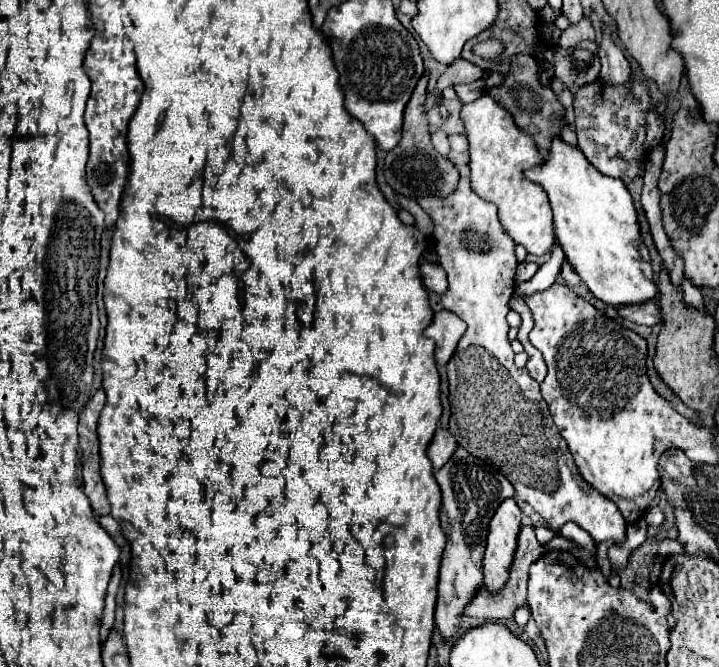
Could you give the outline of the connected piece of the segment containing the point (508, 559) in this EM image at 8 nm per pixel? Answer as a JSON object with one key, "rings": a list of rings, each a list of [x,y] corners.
{"rings":[[[508,498],[500,504],[488,526],[488,544],[484,552],[484,586],[494,596],[506,586],[510,564],[514,560],[514,548],[518,546],[522,512],[518,504]]]}

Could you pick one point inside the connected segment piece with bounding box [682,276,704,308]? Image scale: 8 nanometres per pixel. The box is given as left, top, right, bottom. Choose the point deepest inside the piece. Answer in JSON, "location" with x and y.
{"location":[692,294]}

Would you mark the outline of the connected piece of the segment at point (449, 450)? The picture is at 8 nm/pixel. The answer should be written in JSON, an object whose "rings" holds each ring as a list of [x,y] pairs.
{"rings":[[[436,430],[436,434],[434,434],[434,440],[432,440],[432,444],[430,444],[430,448],[428,448],[428,458],[432,460],[432,466],[434,466],[434,470],[440,470],[448,460],[450,460],[450,456],[454,454],[454,450],[456,450],[456,440],[454,440],[454,436],[448,432],[448,430]]]}

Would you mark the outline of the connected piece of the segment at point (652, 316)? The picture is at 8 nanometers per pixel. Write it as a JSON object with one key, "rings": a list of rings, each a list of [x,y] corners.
{"rings":[[[644,302],[640,306],[622,306],[618,308],[620,316],[636,322],[636,324],[644,324],[644,326],[654,326],[662,322],[662,310],[656,302]]]}

